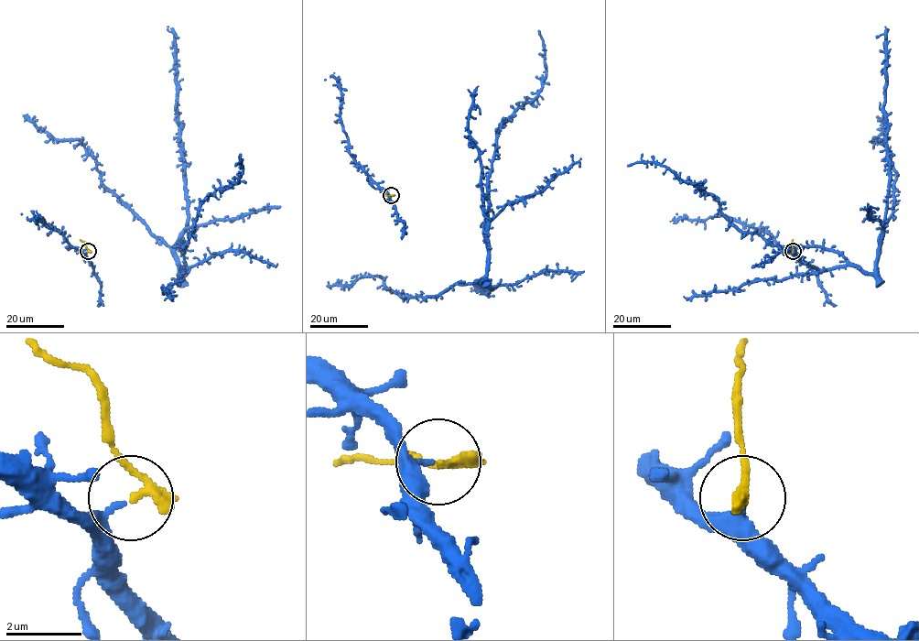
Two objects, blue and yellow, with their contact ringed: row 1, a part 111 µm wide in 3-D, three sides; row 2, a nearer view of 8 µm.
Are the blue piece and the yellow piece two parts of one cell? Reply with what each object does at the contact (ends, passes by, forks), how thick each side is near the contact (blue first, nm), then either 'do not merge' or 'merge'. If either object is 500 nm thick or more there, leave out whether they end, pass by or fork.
blue ends there; yellow ends there; 220 nm thick on the blue side, 280 nm on the other; do not merge

